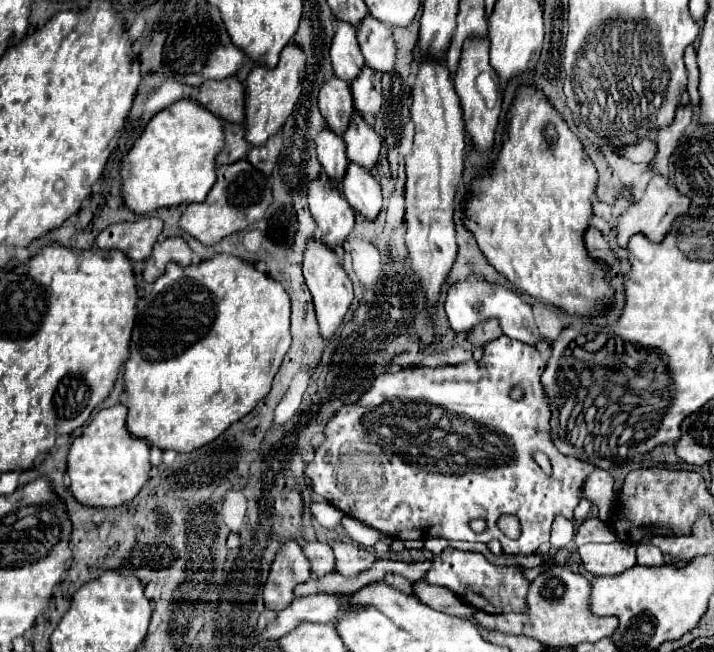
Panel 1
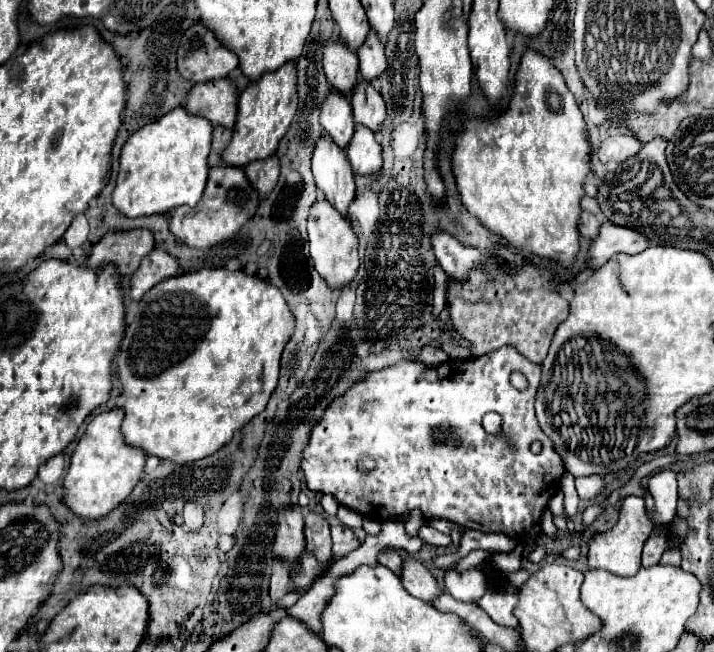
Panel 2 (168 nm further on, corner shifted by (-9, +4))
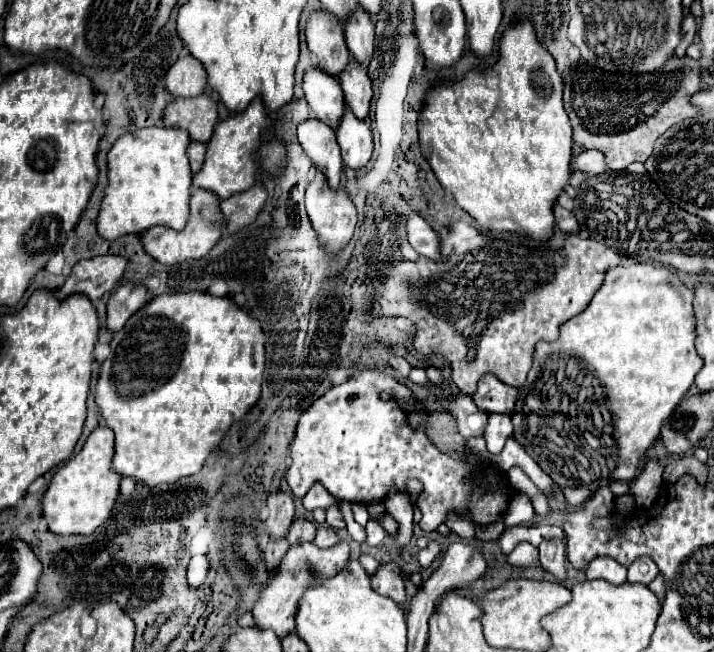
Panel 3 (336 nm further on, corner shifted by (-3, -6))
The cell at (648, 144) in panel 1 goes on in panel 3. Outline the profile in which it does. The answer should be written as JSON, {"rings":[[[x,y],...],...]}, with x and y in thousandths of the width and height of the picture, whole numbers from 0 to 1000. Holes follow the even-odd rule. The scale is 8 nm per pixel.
{"rings":[[[817,232],[805,244],[805,256],[825,265],[825,268],[842,268],[850,262],[847,238],[842,238],[839,232]]]}

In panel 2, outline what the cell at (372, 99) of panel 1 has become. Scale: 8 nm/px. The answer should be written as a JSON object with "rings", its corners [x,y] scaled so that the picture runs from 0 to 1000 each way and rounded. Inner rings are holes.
{"rings":[[[520,44],[514,60],[511,60],[511,66],[500,78],[500,84],[503,84],[503,109],[506,109],[508,121],[522,124],[522,121],[528,121],[539,109],[542,90],[539,90],[539,78],[536,75],[539,75],[536,63]]]}

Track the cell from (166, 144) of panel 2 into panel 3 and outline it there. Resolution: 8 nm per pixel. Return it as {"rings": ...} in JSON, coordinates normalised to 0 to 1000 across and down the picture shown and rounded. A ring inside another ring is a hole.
{"rings":[[[231,192],[192,198],[167,210],[153,232],[153,284],[136,333],[136,354],[147,367],[164,367],[181,357],[197,357],[217,345],[234,345],[248,354],[265,336],[265,305],[270,265],[262,225],[268,210],[256,198]]]}

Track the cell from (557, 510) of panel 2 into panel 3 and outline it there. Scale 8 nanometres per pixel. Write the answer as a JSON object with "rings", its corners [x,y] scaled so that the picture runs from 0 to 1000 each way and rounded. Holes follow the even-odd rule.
{"rings":[[[791,747],[789,750],[789,762],[791,762],[791,768],[797,771],[797,775],[808,775],[808,771],[814,771],[814,768],[819,768],[819,762],[822,759],[828,759],[828,753],[825,750],[817,750],[817,747]]]}

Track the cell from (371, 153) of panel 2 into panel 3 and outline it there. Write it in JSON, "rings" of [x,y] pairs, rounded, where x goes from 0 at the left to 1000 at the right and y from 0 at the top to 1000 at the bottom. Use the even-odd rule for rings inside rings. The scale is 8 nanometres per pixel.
{"rings":[[[489,164],[472,198],[472,219],[478,225],[480,250],[497,262],[508,259],[522,235],[522,207],[514,186],[503,186]]]}

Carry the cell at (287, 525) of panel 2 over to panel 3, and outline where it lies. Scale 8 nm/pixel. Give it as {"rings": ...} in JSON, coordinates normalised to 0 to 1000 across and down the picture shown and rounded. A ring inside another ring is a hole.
{"rings":[[[385,756],[374,765],[377,793],[371,799],[371,811],[380,827],[399,827],[402,814],[413,796],[413,775],[405,756]]]}

